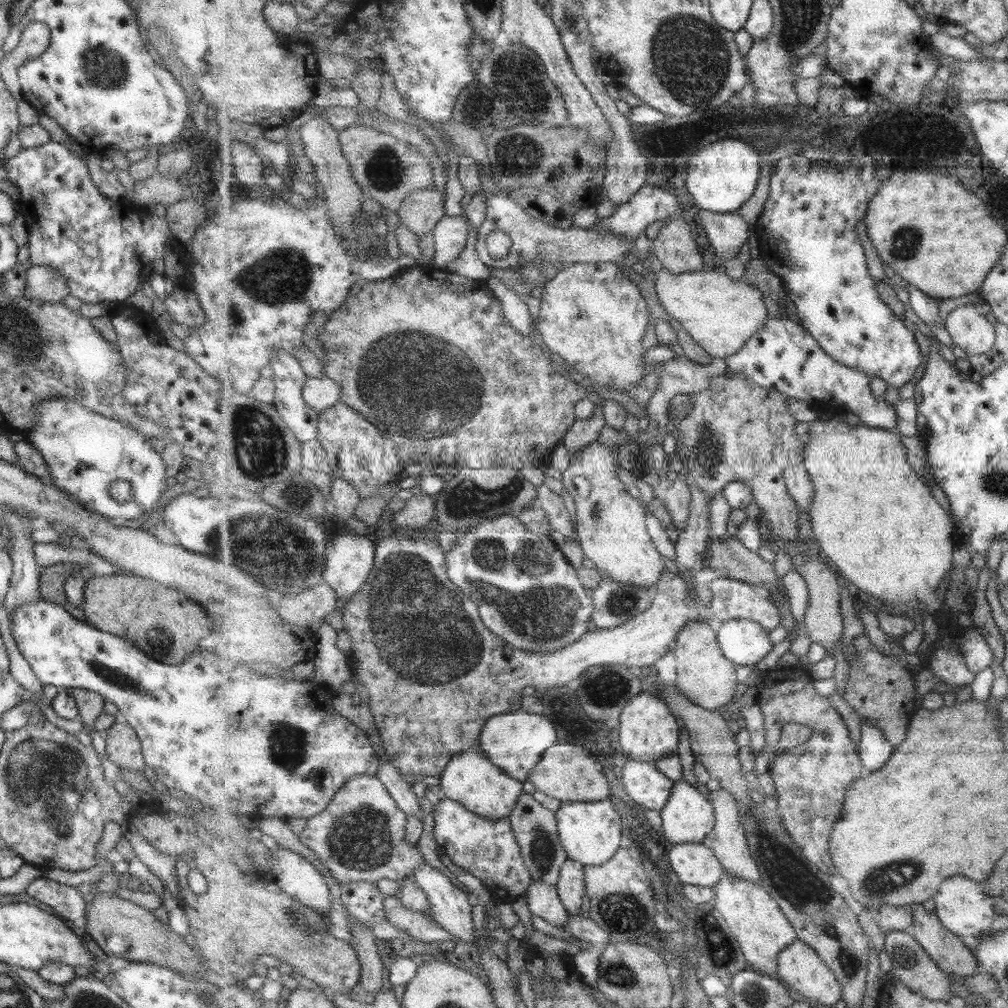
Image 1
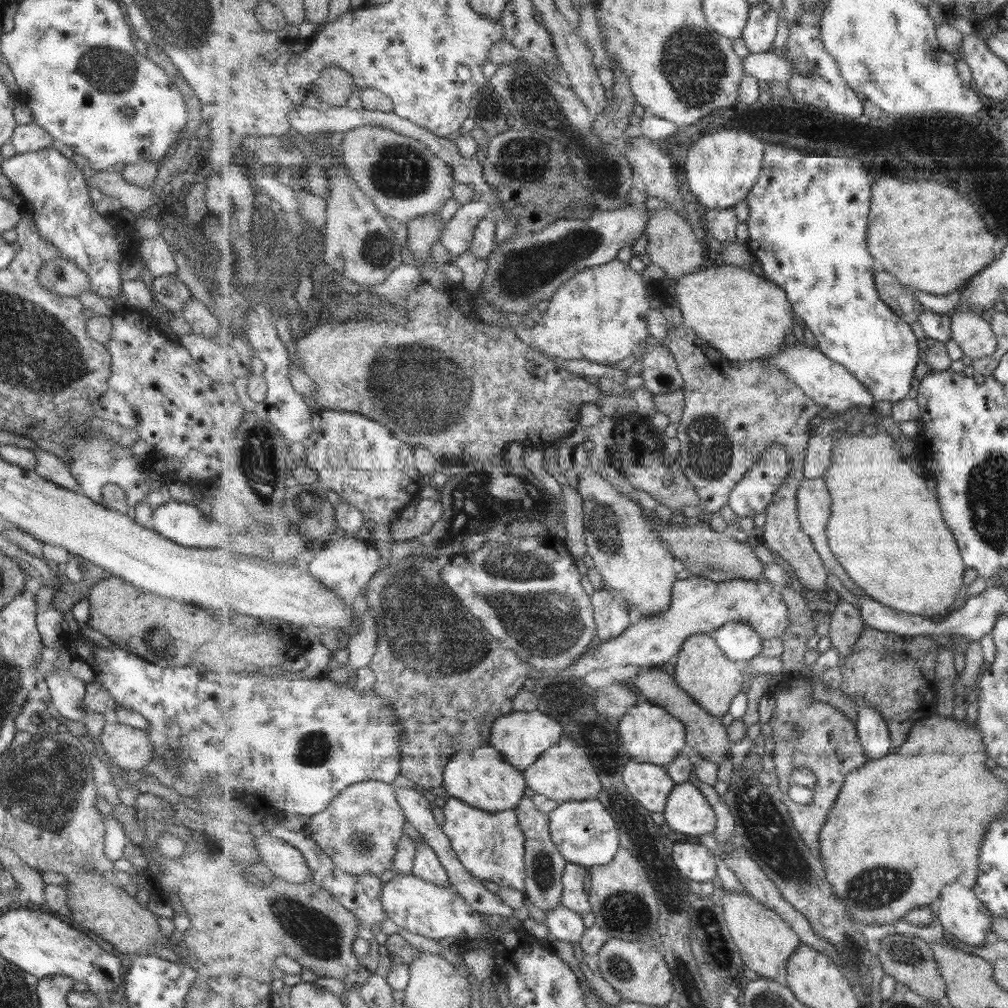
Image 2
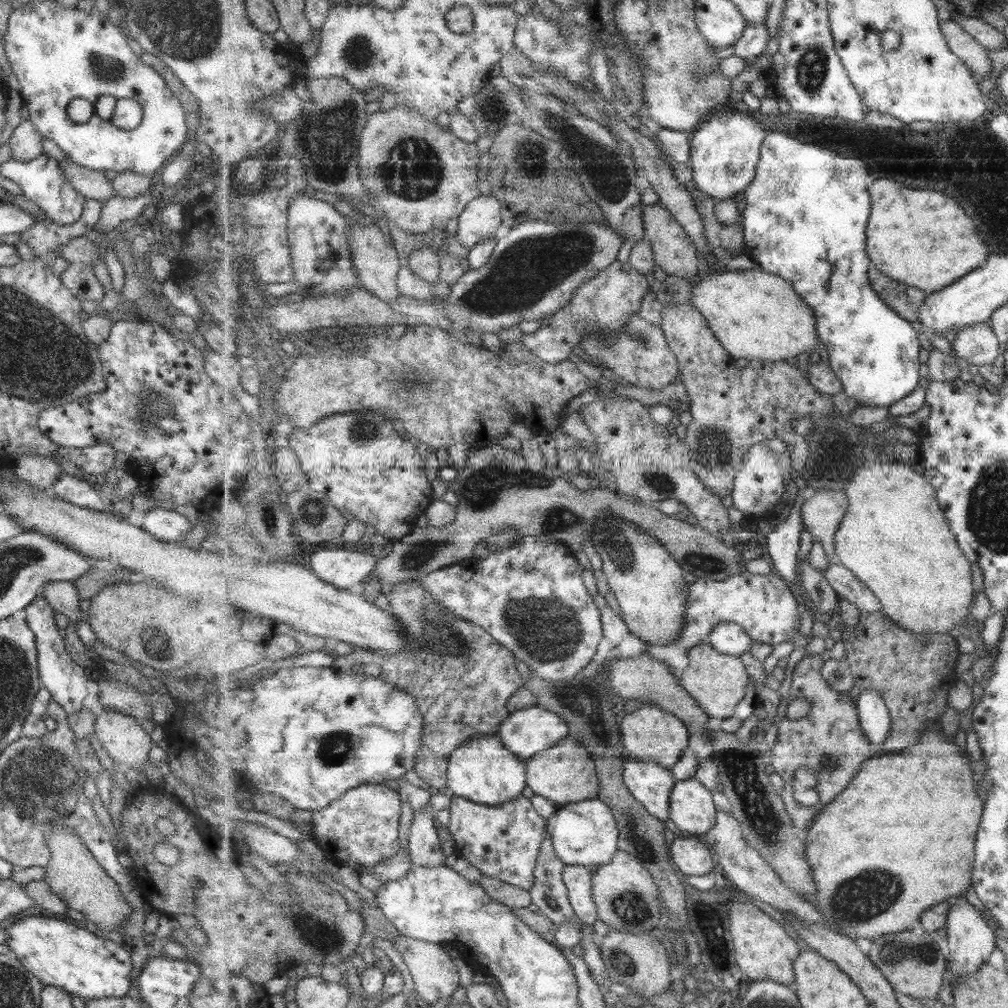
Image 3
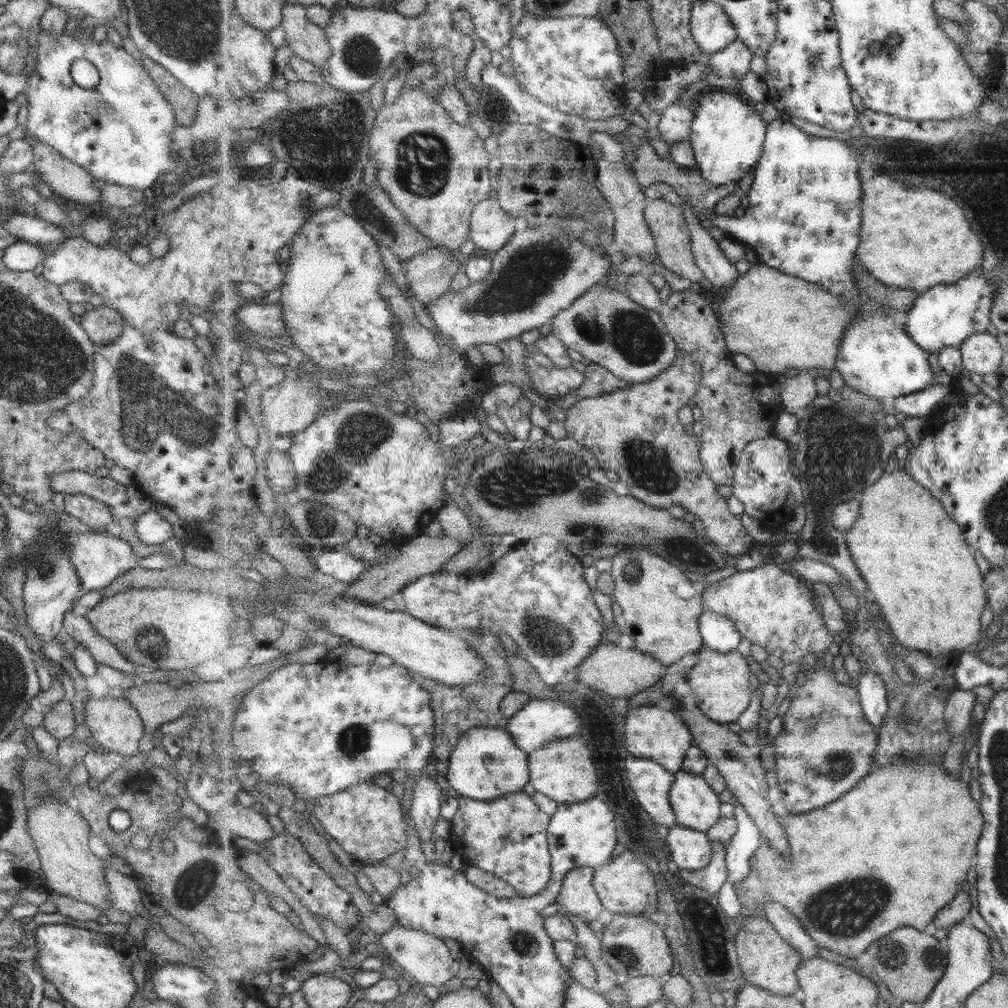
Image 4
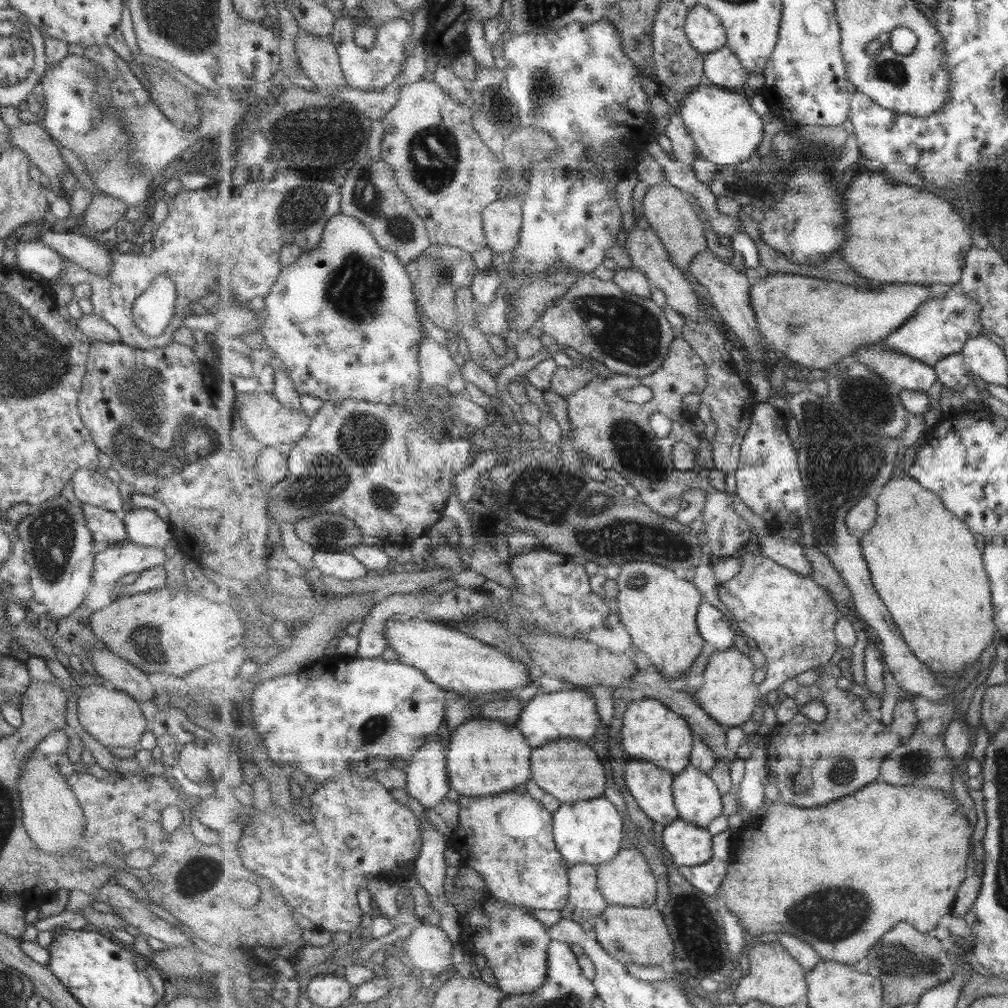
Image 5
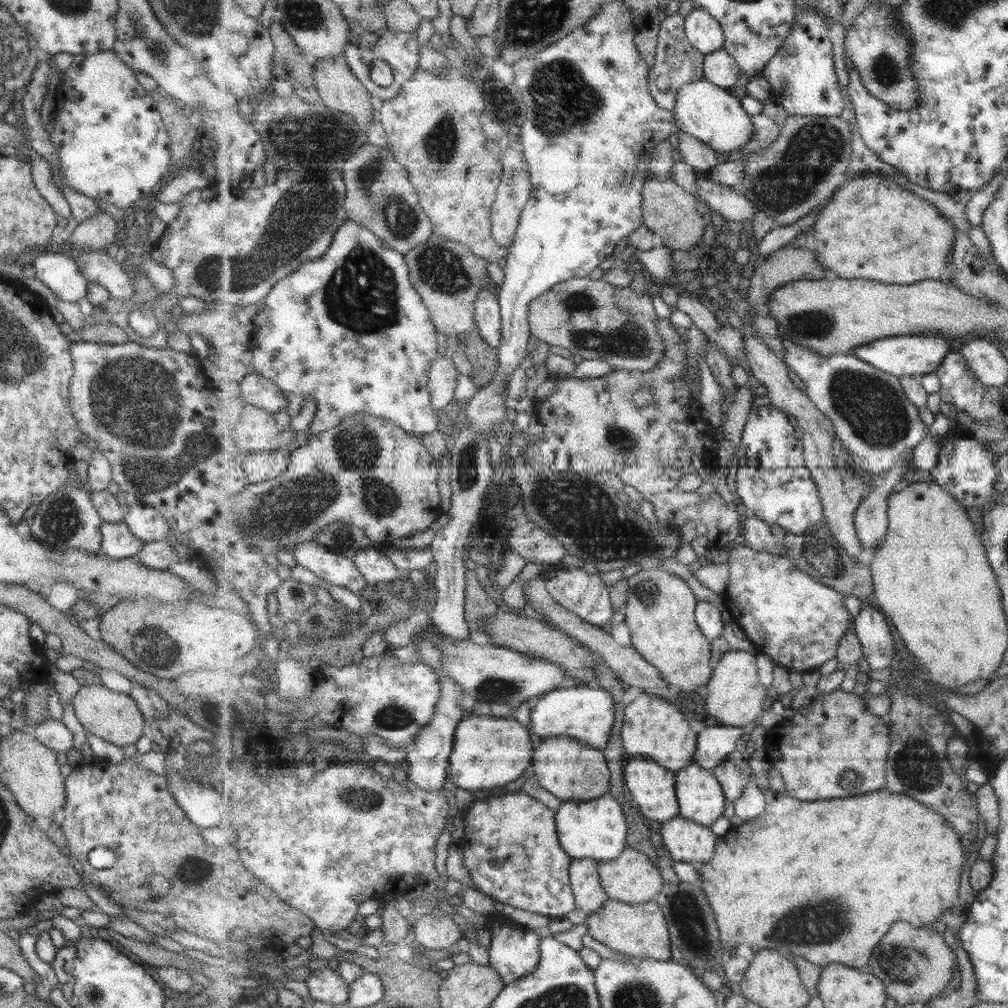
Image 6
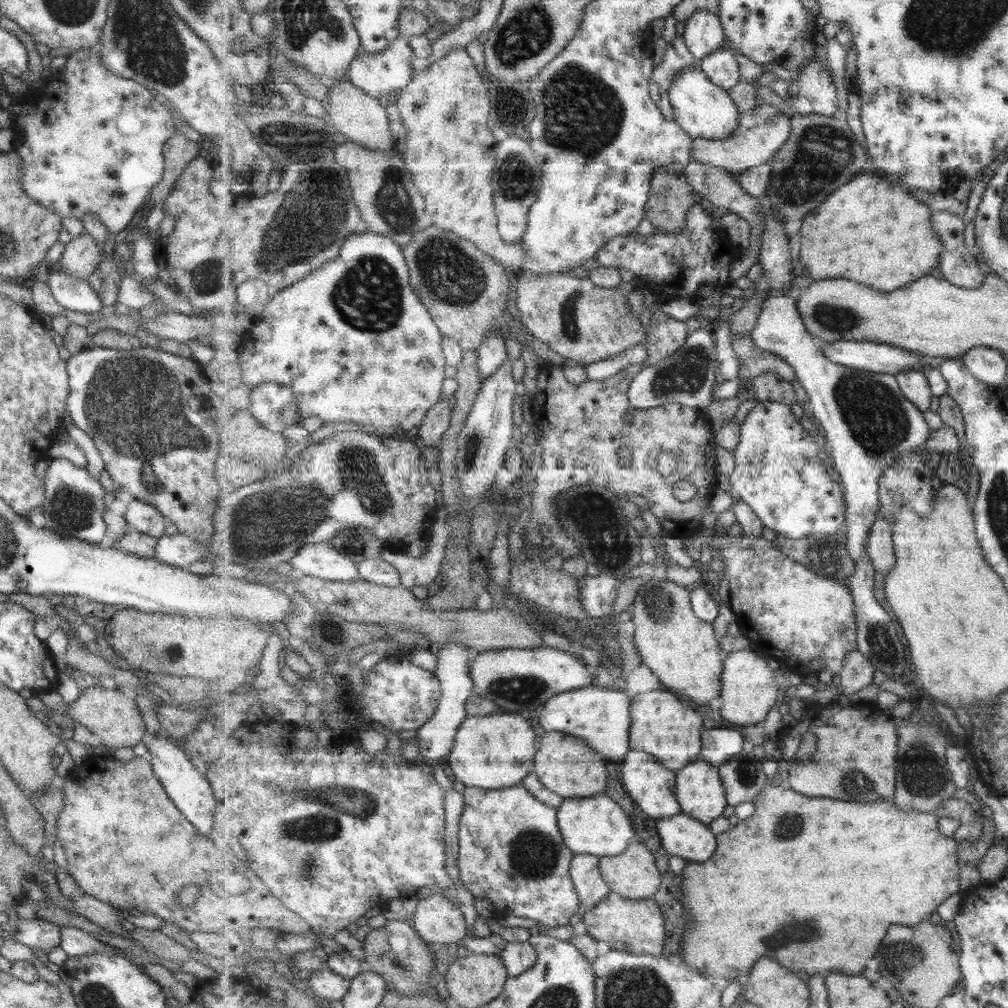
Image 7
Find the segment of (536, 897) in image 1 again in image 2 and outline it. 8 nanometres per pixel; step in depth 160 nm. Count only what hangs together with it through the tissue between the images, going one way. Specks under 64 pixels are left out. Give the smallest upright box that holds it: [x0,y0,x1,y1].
[544,905,588,943]

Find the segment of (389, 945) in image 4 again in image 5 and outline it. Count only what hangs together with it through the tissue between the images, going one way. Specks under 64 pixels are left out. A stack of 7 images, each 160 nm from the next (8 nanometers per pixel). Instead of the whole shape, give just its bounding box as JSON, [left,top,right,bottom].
[399,922,453,976]

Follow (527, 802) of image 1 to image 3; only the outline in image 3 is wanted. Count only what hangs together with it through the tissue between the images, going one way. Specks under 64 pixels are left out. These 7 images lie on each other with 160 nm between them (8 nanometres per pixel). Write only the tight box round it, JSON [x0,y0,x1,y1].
[531,831,576,924]

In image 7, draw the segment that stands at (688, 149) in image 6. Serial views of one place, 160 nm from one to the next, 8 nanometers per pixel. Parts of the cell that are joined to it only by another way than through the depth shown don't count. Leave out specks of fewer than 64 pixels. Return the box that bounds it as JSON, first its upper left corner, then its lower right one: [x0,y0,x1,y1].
[692,103,792,174]

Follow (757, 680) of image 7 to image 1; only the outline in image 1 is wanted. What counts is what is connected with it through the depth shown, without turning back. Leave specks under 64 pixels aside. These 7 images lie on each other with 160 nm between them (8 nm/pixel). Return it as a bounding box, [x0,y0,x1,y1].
[673,621,737,710]

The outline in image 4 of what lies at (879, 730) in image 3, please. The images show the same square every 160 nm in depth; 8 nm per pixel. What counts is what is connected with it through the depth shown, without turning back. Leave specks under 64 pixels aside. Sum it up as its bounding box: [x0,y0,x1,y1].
[857,672,889,728]

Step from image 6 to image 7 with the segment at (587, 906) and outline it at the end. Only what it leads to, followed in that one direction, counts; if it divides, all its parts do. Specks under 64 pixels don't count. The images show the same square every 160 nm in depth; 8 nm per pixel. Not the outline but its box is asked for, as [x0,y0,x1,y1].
[570,854,612,918]

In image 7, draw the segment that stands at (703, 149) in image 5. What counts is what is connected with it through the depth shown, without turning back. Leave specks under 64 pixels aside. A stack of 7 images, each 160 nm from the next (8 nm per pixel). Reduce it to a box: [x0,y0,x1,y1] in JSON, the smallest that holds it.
[670,65,740,140]

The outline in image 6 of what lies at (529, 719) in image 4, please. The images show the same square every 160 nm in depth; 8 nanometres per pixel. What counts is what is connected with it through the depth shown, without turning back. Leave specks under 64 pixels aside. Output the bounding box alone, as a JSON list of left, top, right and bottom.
[530,686,617,750]

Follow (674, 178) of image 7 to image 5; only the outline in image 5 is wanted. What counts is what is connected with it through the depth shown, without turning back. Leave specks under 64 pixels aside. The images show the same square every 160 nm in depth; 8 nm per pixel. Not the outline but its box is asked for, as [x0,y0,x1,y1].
[643,180,707,283]

